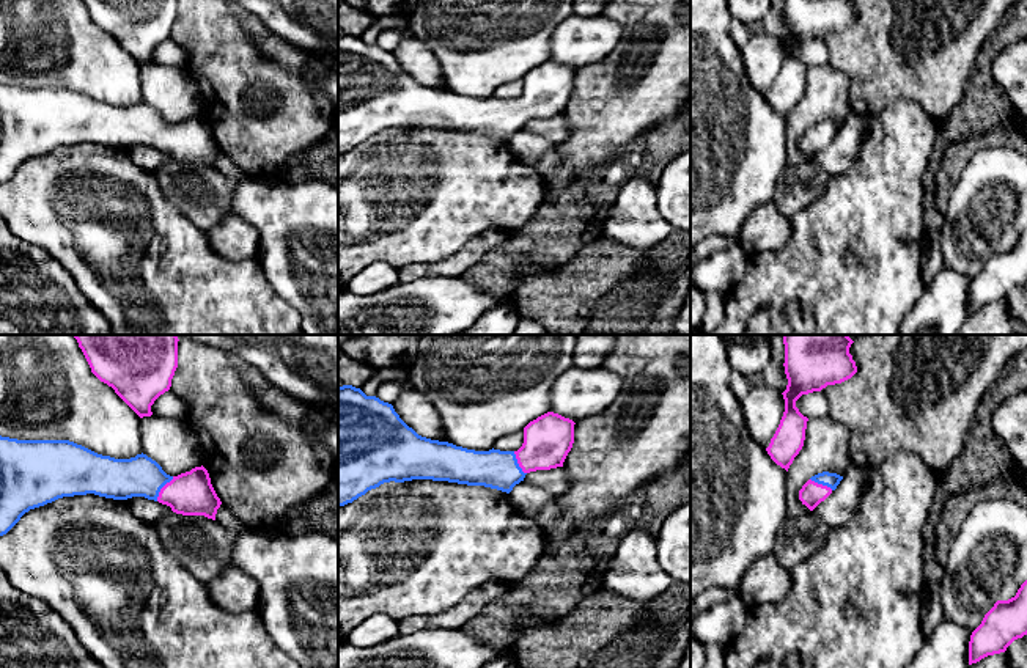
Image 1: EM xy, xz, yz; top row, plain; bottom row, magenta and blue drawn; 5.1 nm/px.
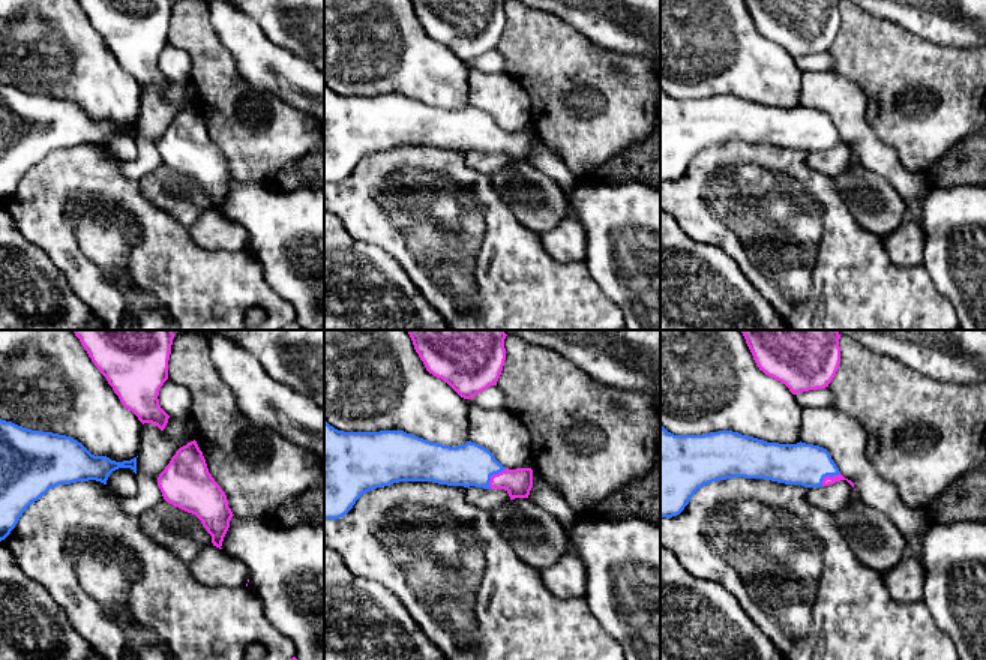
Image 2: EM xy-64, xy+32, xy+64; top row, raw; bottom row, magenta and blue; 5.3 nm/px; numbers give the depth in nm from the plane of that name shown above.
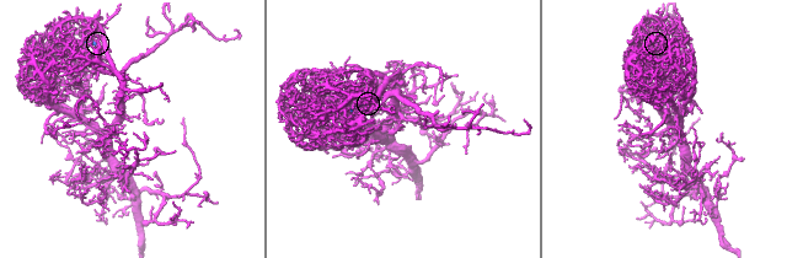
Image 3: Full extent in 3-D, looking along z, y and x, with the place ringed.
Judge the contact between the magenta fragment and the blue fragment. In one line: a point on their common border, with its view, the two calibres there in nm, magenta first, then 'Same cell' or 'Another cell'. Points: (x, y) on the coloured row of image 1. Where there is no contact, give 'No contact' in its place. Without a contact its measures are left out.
Touches magenta at xy (161, 489). Thickness 220 nm (magenta) against 200 nm. Same cell

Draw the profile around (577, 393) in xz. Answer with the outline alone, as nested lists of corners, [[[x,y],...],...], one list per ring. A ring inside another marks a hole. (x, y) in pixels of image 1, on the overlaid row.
[[[601,368],[565,371],[550,388],[550,412],[574,423],[602,413],[620,395],[620,376]]]

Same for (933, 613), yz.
[[[926,583],[922,594],[922,635],[929,637],[933,630],[948,616],[940,602],[940,585]]]

